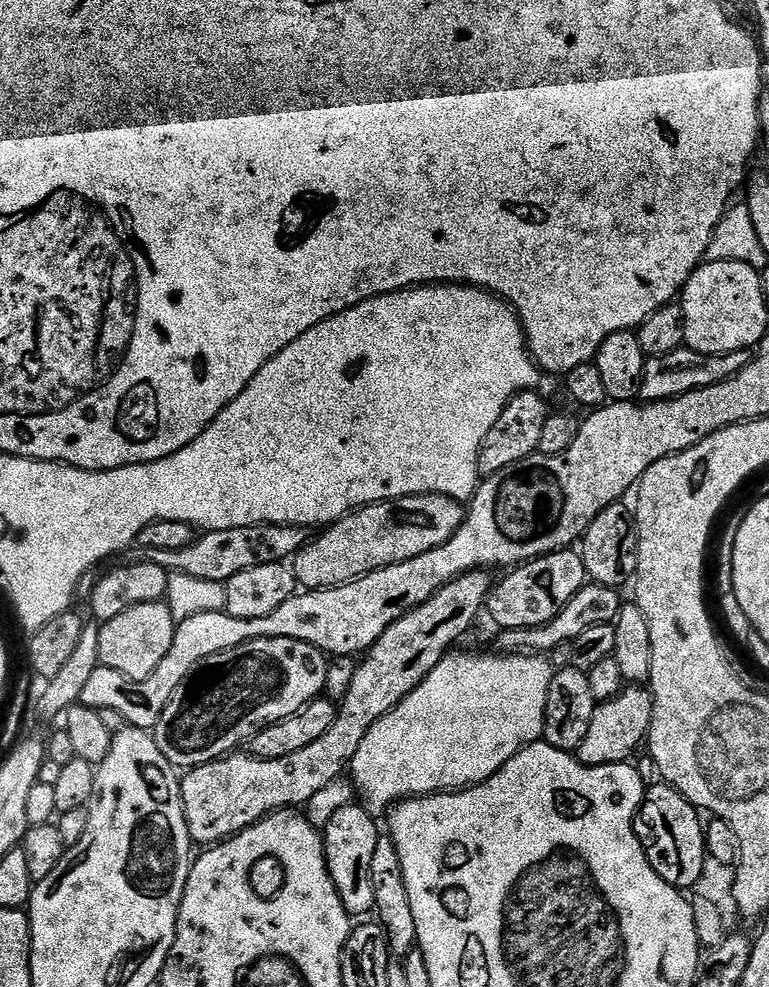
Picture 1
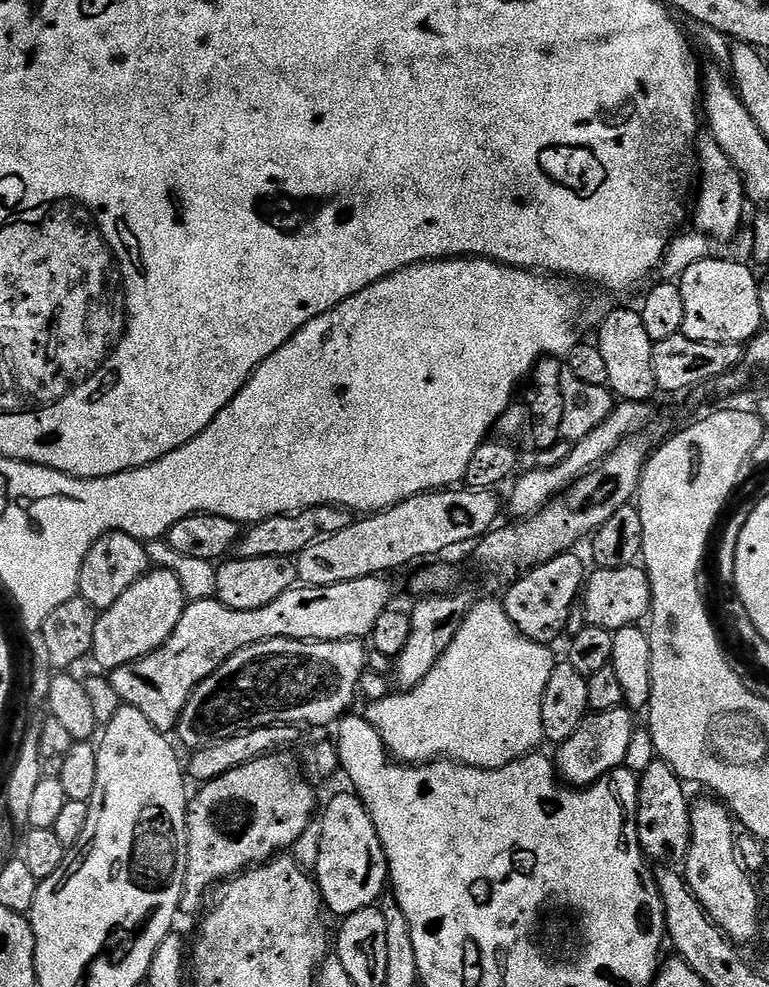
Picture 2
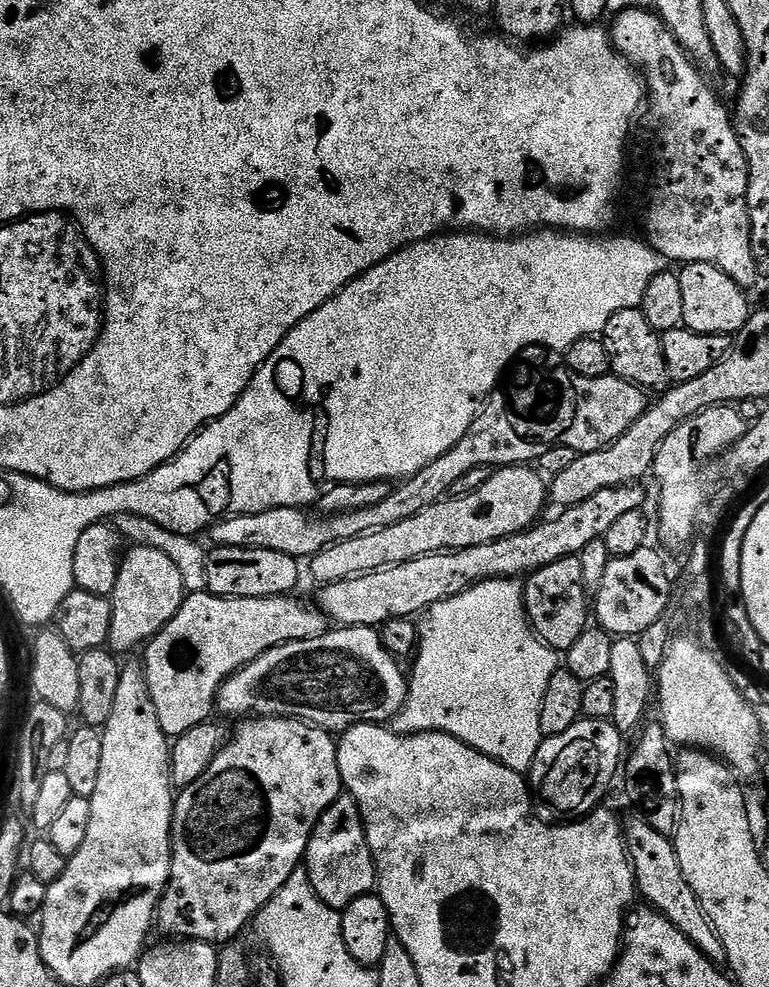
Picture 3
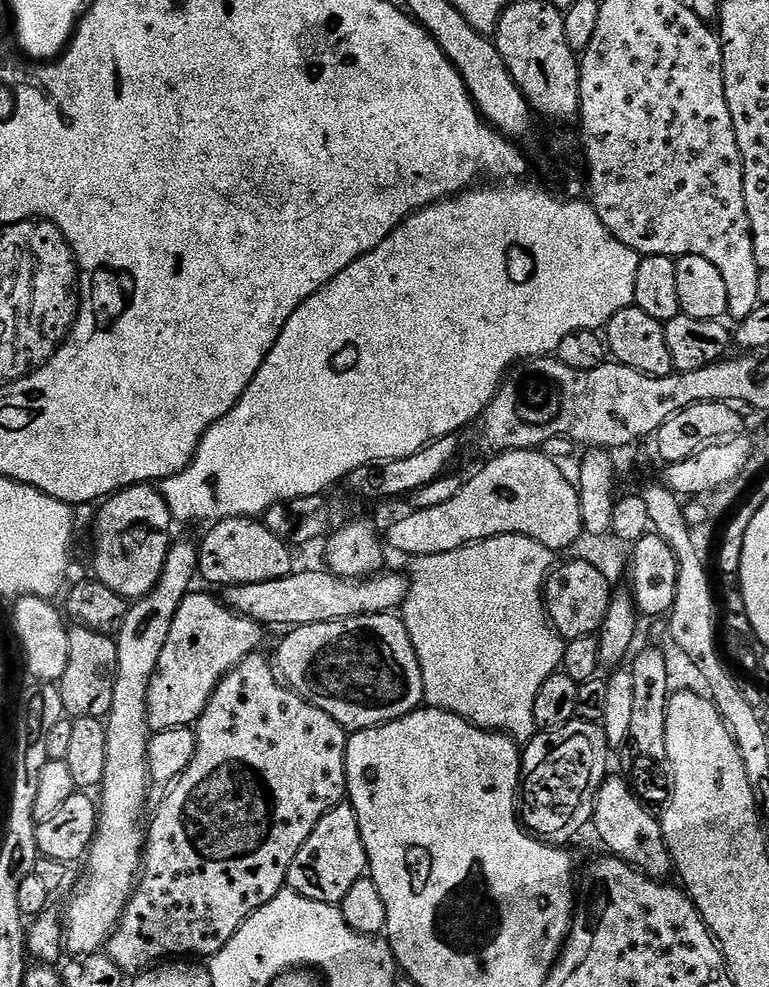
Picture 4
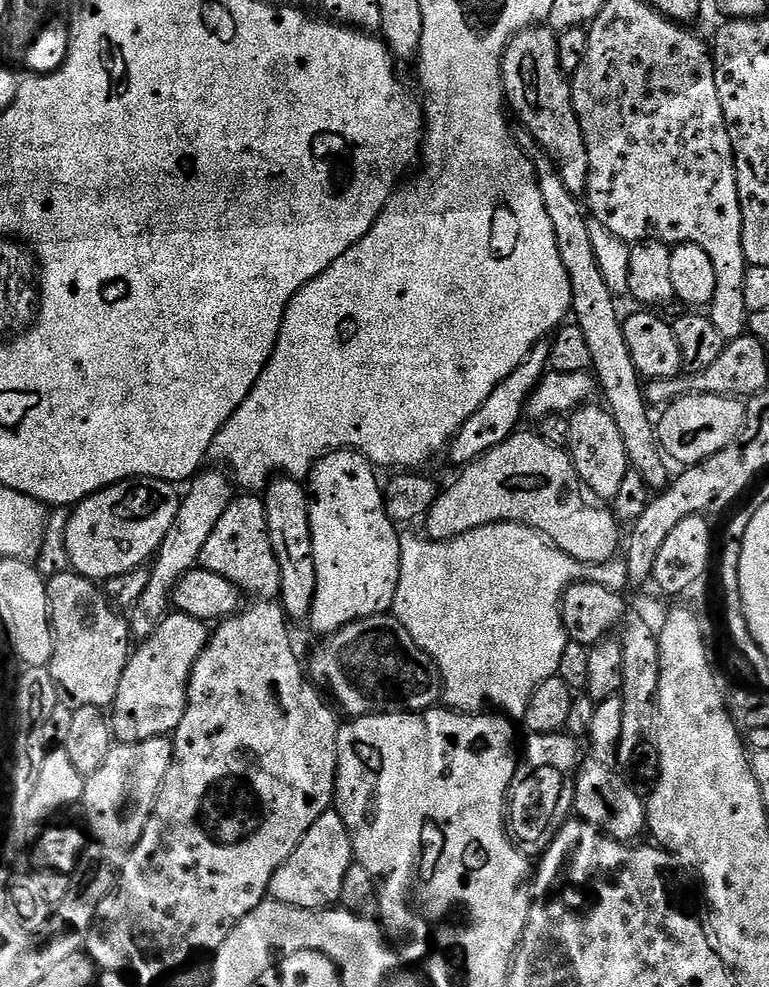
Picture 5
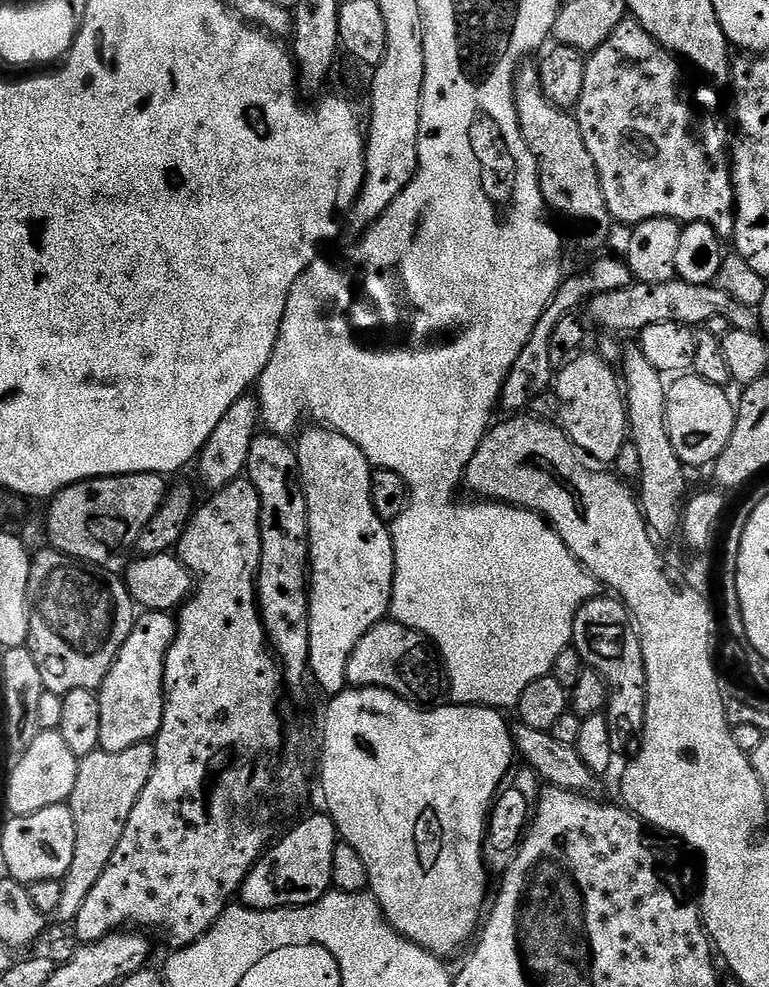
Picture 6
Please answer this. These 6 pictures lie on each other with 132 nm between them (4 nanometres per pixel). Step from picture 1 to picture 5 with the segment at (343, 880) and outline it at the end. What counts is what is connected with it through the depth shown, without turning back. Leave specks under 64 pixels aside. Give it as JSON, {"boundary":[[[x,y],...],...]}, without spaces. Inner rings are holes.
{"boundary":[[[329,810],[318,818],[318,822],[314,822],[314,826],[310,826],[310,830],[306,830],[294,854],[290,854],[290,858],[278,866],[268,887],[268,896],[299,908],[331,908],[339,905],[342,881],[346,879],[346,870],[350,870],[353,862],[346,822],[342,822],[339,812]]]}

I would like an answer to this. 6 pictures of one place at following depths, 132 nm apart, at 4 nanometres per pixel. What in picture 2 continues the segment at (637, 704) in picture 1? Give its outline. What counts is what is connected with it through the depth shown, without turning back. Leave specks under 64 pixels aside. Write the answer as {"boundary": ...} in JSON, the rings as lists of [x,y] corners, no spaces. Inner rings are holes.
{"boundary":[[[621,706],[609,712],[597,712],[589,715],[587,726],[580,728],[564,744],[559,745],[557,756],[554,756],[557,773],[565,785],[575,786],[579,789],[589,787],[601,780],[602,777],[621,767],[632,748],[632,716],[633,713],[627,707]]]}

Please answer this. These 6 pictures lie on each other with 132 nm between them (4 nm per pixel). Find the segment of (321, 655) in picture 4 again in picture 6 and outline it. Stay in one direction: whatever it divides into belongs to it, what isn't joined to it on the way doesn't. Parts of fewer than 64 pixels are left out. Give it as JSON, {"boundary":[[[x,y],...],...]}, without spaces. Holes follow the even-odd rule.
{"boundary":[[[391,618],[372,627],[350,654],[348,683],[353,688],[385,688],[417,706],[436,706],[450,696],[448,672],[436,645]]]}

